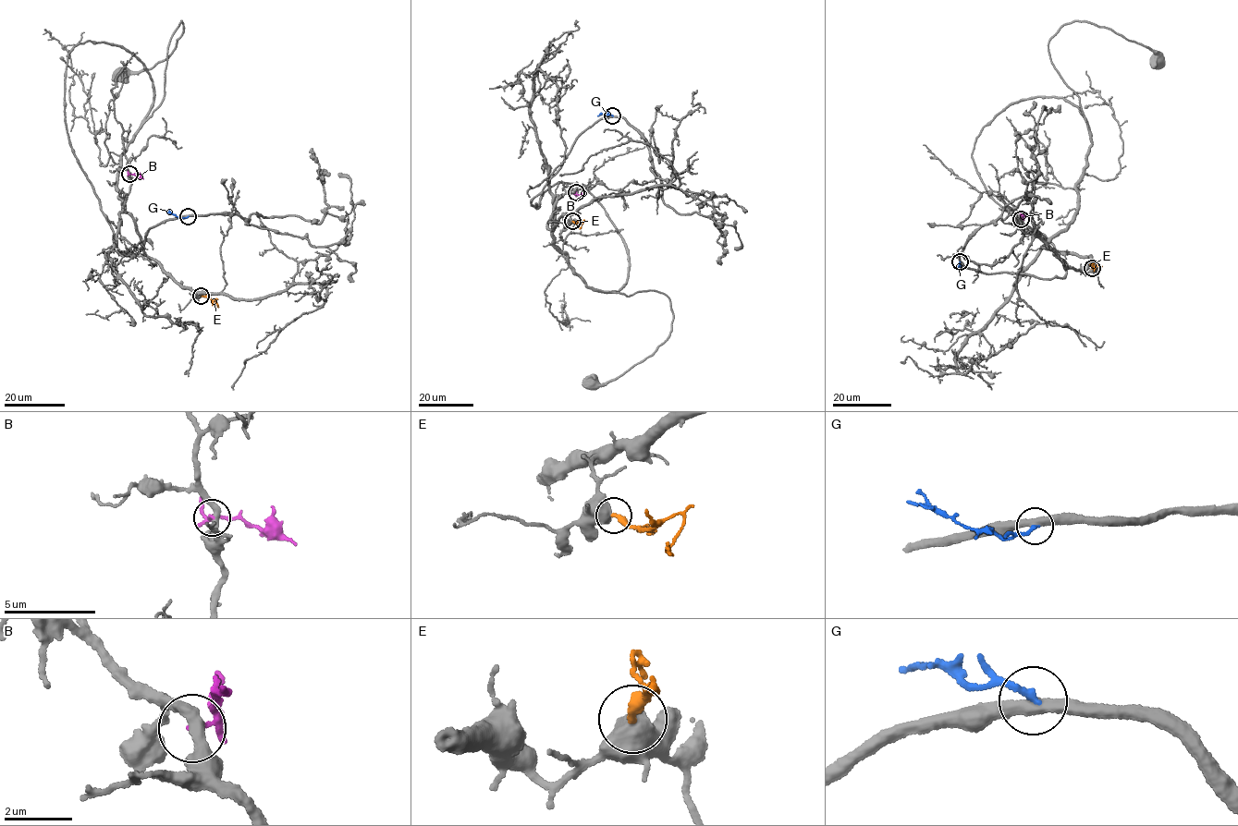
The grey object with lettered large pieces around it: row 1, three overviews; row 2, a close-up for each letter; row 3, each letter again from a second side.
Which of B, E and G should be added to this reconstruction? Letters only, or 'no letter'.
E

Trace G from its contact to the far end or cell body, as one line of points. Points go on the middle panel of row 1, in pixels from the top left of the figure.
G: (613, 116), (602, 113), (597, 115)

